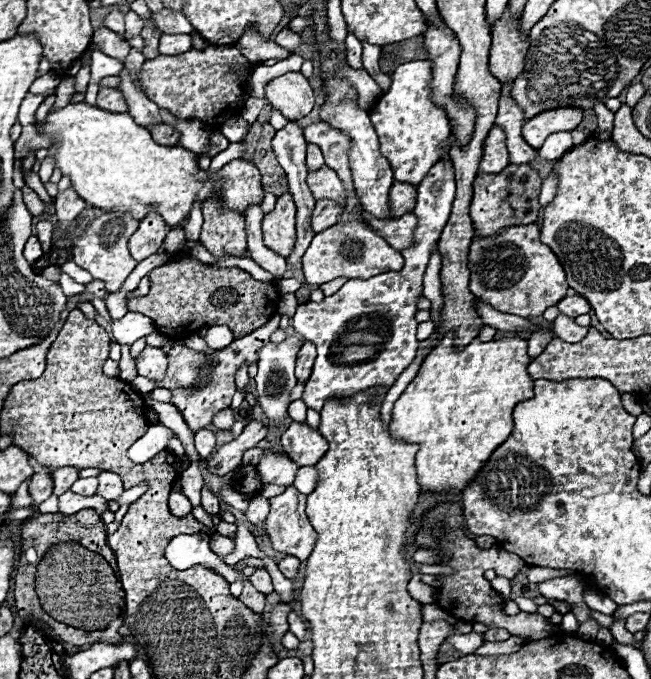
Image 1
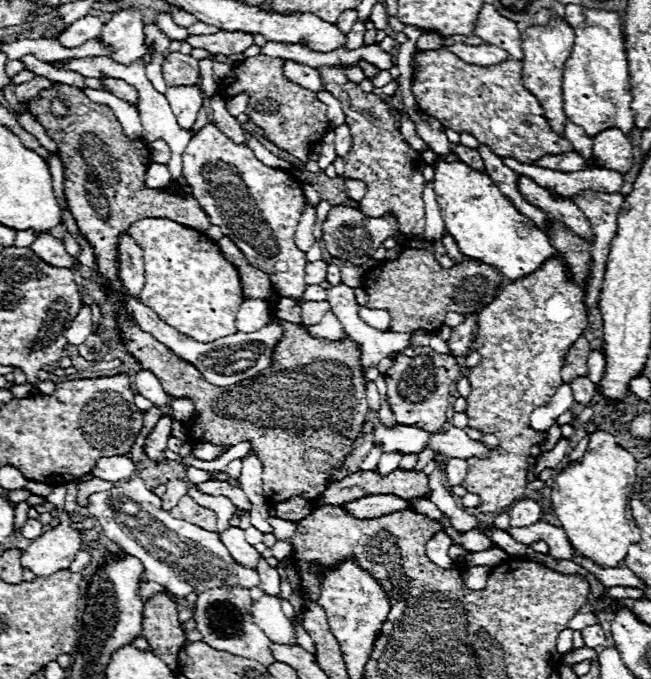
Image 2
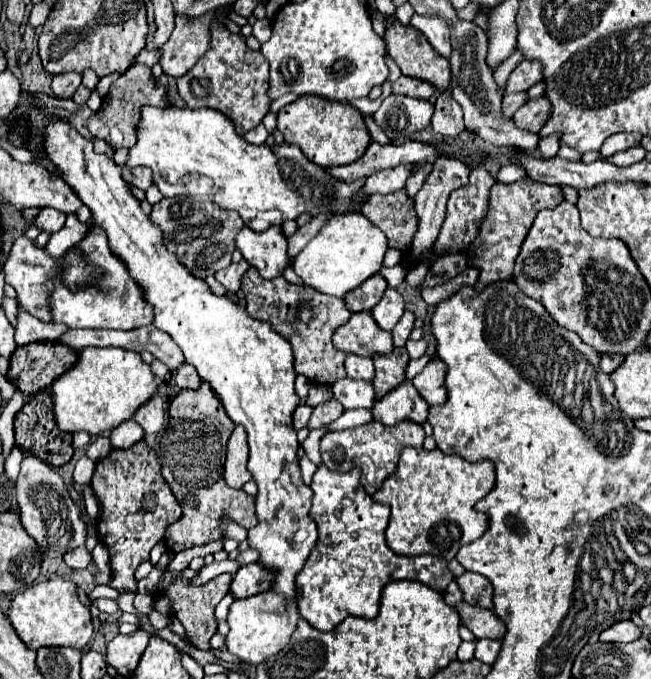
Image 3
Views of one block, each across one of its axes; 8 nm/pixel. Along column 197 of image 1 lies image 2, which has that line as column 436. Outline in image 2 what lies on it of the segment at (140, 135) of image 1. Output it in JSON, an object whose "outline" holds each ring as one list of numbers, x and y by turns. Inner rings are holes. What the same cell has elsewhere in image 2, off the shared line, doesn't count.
{"outline":[[438,158,432,186,446,232,456,240,460,252,494,266,504,278,518,280,556,254,554,246,548,244,550,238,530,218,516,210,486,172,478,172,464,162,446,162]]}

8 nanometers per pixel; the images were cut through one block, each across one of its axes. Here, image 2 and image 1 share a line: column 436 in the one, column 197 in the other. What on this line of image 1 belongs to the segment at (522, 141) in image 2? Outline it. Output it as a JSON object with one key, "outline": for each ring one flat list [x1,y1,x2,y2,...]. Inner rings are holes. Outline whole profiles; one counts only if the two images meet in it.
{"outline":[[206,46,180,56,158,56,146,60,140,78,146,94,160,108,168,108,182,120,204,120,208,126,220,126,242,110,240,96,246,92,246,82,234,74,234,68,254,68,236,46]]}

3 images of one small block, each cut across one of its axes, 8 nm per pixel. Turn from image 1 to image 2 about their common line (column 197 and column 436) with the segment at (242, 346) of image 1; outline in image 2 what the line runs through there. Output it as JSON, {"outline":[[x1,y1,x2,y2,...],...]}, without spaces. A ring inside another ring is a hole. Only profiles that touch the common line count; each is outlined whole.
{"outline":[[410,346,396,356,392,368,384,374,388,386,388,402,398,424,410,424,426,432,438,432,446,422,446,410,452,398,452,386,460,378,456,358,434,352,430,346],[404,354,404,360,400,356],[402,380,402,382,400,382]]}

